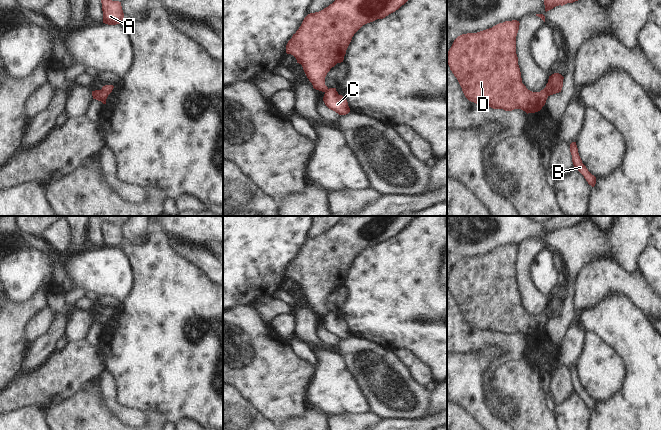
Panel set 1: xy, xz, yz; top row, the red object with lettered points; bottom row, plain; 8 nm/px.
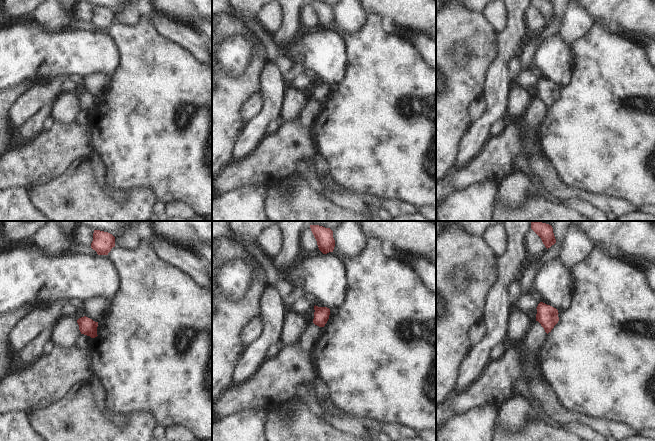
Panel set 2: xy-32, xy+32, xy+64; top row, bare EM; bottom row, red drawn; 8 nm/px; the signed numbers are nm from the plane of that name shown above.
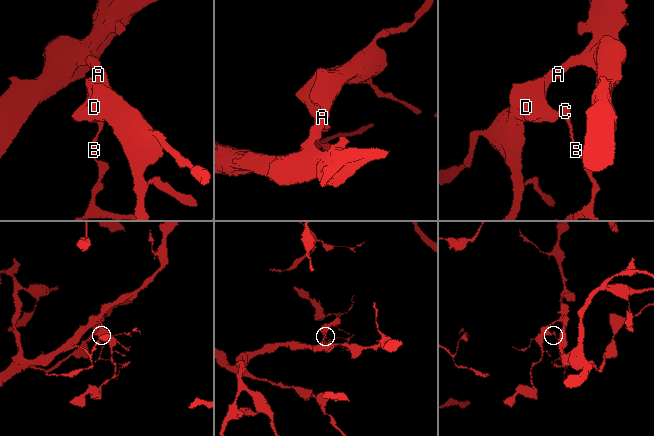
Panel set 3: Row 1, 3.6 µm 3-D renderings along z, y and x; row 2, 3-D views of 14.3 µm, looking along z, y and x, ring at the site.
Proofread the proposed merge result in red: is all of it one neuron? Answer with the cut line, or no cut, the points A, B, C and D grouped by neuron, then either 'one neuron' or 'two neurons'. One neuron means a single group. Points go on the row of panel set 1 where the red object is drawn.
cut in xy along (101, 89), (107, 96); A D / B C; two neurons

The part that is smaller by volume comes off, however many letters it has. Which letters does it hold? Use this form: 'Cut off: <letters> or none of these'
Cut off: B, C.

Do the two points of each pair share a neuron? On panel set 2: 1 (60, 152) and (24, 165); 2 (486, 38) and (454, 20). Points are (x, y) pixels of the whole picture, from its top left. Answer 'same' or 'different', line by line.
1: same
2: same

